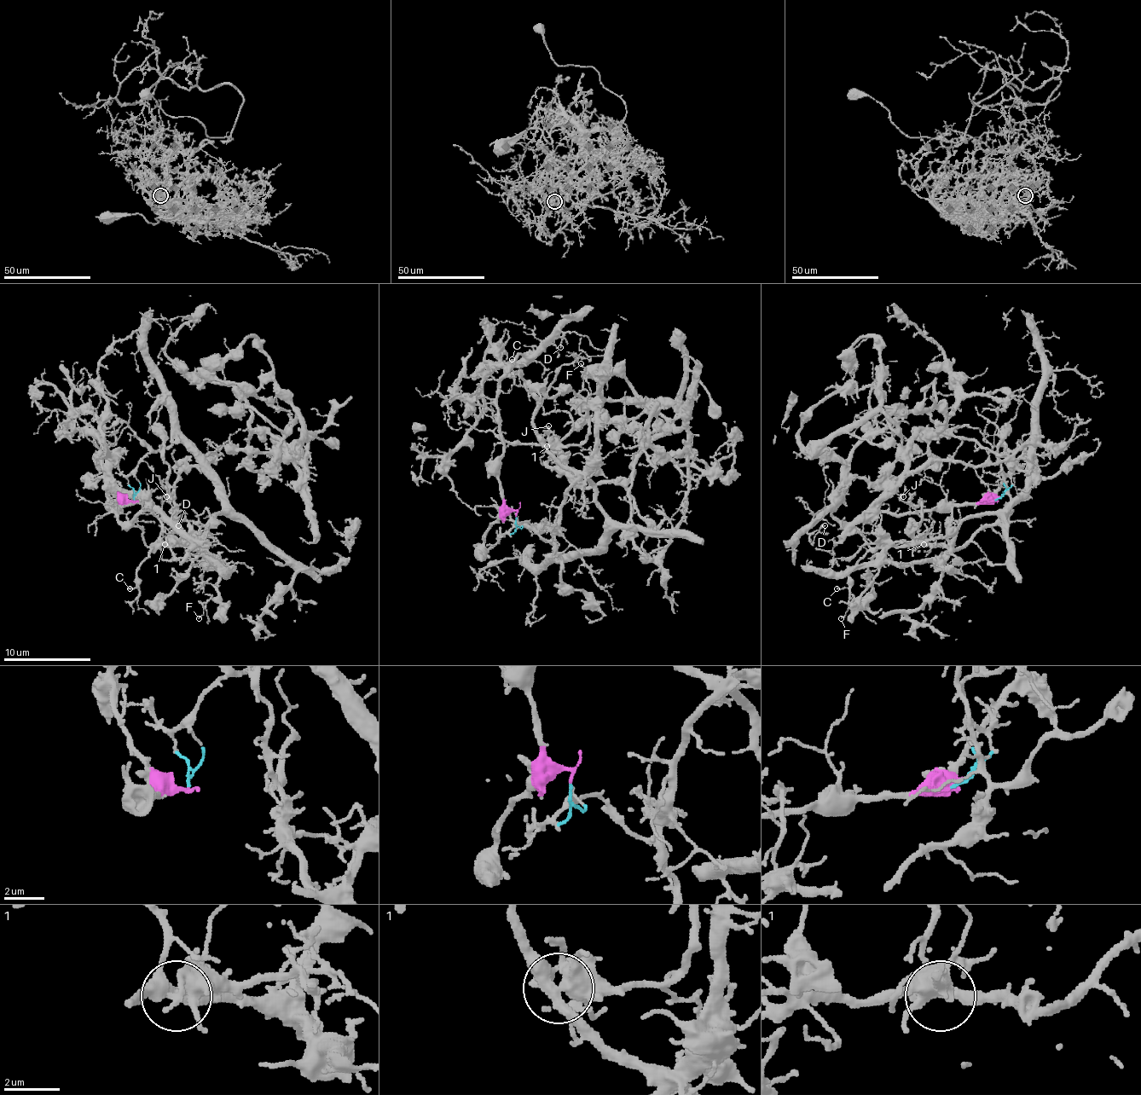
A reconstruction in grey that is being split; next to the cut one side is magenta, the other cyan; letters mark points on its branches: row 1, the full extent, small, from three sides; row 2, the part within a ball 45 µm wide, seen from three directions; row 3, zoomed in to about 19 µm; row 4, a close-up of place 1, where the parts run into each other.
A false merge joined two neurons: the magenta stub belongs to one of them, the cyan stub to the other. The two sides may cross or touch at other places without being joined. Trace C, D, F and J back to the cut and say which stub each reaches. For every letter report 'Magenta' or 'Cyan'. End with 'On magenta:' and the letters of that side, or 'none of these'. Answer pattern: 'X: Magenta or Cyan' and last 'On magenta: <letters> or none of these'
C: Cyan
D: Magenta
F: Magenta
J: Cyan
On magenta: D, F

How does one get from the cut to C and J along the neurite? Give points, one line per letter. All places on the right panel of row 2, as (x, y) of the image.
C: (994, 499), (999, 457), (1033, 437), (1031, 479), (1010, 503), (968, 516), (946, 544), (874, 547), (837, 588)
J: (994, 499), (999, 457), (1033, 437), (1031, 479), (946, 544), (918, 535), (902, 496)

